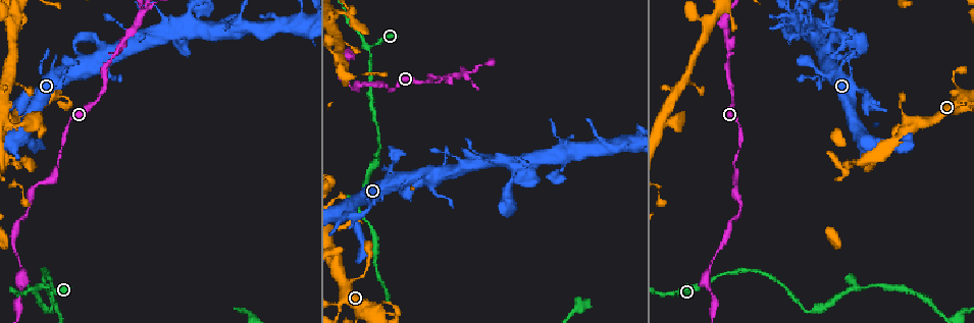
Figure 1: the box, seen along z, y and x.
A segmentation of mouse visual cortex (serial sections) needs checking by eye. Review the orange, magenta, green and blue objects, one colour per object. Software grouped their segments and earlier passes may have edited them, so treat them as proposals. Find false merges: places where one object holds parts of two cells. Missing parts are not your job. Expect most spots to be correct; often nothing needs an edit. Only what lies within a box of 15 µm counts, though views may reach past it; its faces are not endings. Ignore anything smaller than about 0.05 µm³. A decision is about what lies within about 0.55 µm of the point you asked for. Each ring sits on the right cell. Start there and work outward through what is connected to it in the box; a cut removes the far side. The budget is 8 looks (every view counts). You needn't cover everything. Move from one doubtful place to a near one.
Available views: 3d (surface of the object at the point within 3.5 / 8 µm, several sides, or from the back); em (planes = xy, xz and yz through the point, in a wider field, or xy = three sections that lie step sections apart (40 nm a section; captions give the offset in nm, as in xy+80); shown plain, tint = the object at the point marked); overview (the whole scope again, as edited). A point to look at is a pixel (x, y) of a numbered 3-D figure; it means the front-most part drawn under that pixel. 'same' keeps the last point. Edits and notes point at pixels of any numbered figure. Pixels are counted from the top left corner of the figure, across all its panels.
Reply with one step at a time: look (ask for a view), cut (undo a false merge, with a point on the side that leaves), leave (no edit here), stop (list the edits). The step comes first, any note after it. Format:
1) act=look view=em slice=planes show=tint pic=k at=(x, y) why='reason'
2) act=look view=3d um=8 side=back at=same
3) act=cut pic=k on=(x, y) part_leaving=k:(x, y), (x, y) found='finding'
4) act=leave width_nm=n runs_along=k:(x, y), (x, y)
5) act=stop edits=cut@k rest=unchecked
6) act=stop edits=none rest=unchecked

act=look view=3d um=8 pic=1 at=(53, 93) why='arms part here'

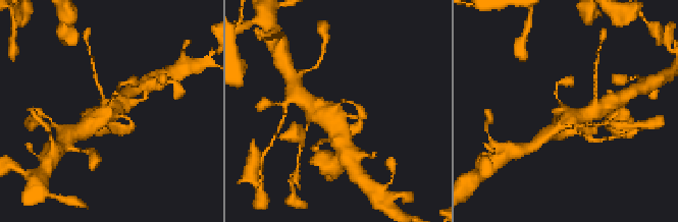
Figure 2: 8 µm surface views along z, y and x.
act=look view=em slice=xy step=5 show=tint pic=2 at=(334, 108)

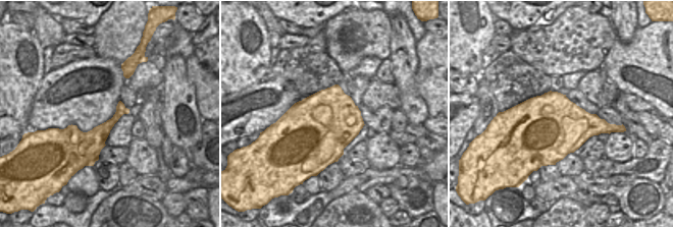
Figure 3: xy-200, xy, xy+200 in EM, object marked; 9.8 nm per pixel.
act=leave runs_along=2:(79, 131), (105, 112), (115, 94) found='continuous, no second cell'

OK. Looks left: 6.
act=look view=3d um=3.5 side=back pic=1 at=(722, 17) why='a narrow waist'

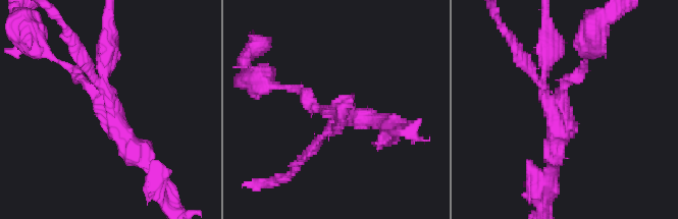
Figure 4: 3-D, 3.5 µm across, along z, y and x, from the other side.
act=look view=em slice=xy step=3 show=tint pic=4 at=(114, 112) arms=3 arm_widths_nm=150,150,250

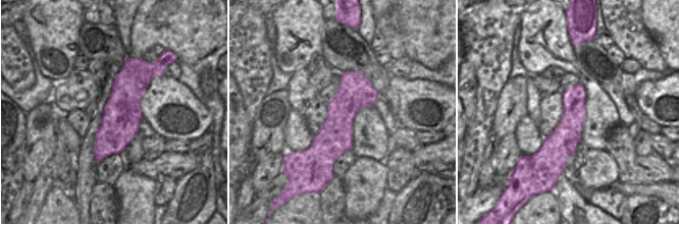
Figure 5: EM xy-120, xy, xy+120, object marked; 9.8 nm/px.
act=cut pic=4 on=(80, 59) found='a second cell is stuck on'

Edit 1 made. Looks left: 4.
act=look view=3d um=8 pic=1 at=(196, 26)

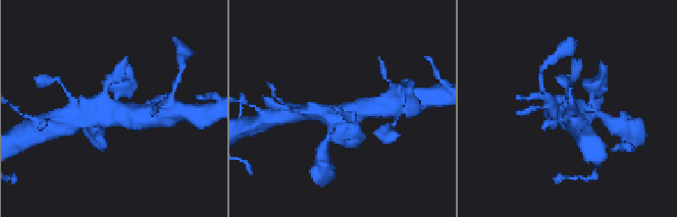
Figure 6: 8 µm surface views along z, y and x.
act=look view=3d um=3.5 side=back pic=6 at=(111, 110)

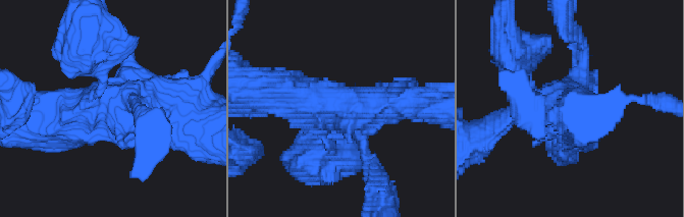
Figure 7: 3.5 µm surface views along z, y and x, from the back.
act=leave runs_along=7:(202, 112), (93, 109), (64, 118) found='one cell here'

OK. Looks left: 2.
act=stop edits=cut@4 rest=unchecked

